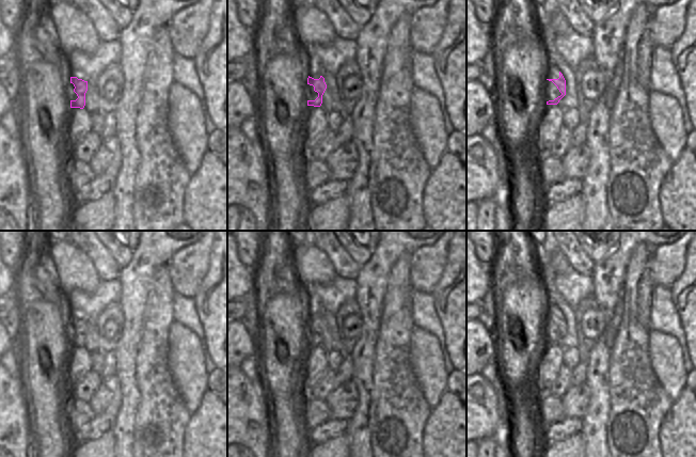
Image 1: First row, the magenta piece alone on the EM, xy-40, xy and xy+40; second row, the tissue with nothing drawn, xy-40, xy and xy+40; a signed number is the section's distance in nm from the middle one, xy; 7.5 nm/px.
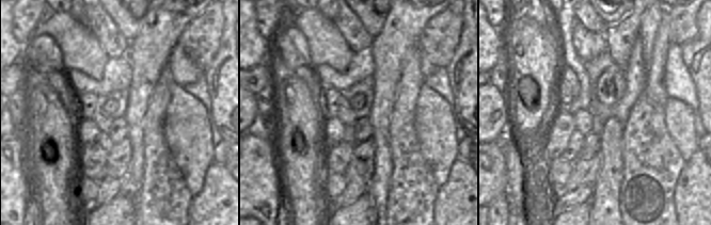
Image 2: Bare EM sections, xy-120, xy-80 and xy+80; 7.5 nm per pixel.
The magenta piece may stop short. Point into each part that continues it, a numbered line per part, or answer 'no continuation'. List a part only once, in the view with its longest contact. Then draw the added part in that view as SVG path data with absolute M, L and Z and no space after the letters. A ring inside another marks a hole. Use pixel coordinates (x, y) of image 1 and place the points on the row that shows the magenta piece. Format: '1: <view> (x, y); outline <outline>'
1: xy+40 (551, 92); outline M545 80L544 82L544 99L545 101L554 100L558 96L560 96L561 93L557 89L557 86L549 80Z

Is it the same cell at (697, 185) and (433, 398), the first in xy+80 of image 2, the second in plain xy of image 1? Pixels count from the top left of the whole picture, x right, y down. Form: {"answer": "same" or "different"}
{"answer": "different"}

